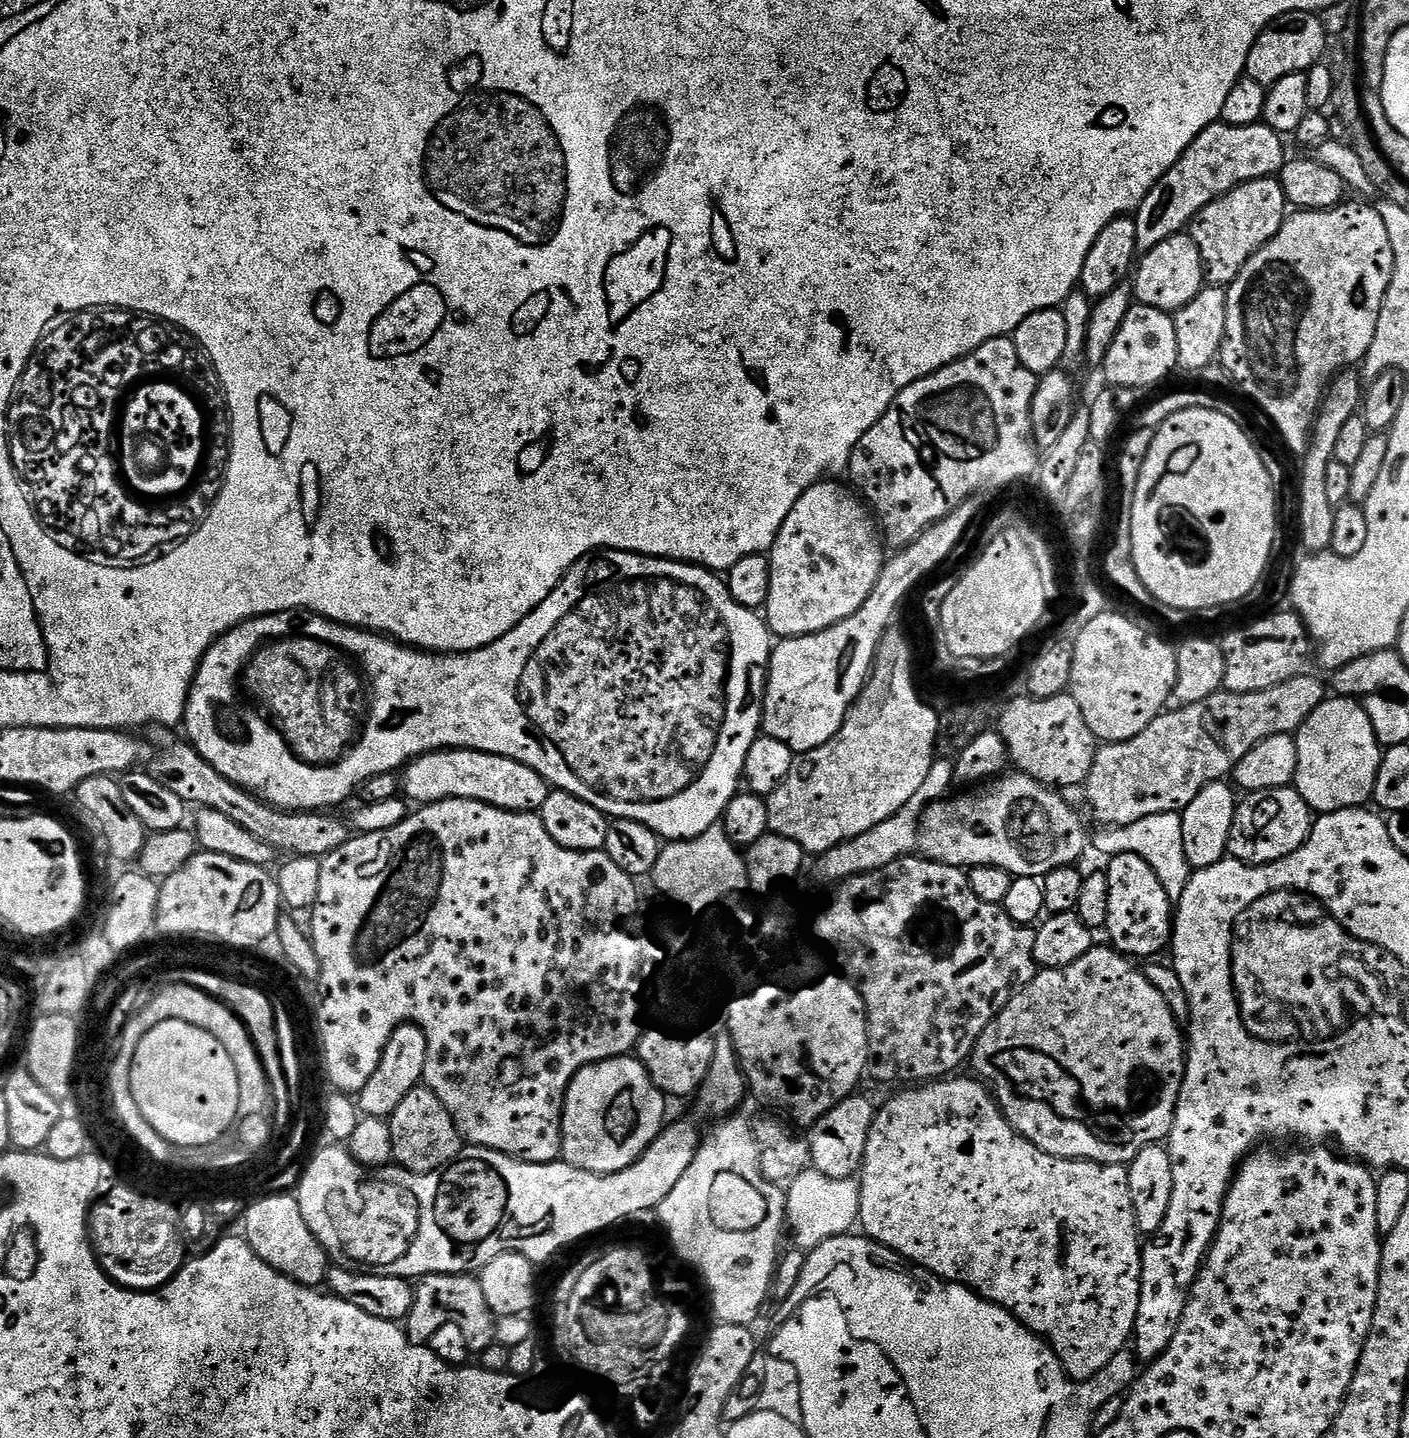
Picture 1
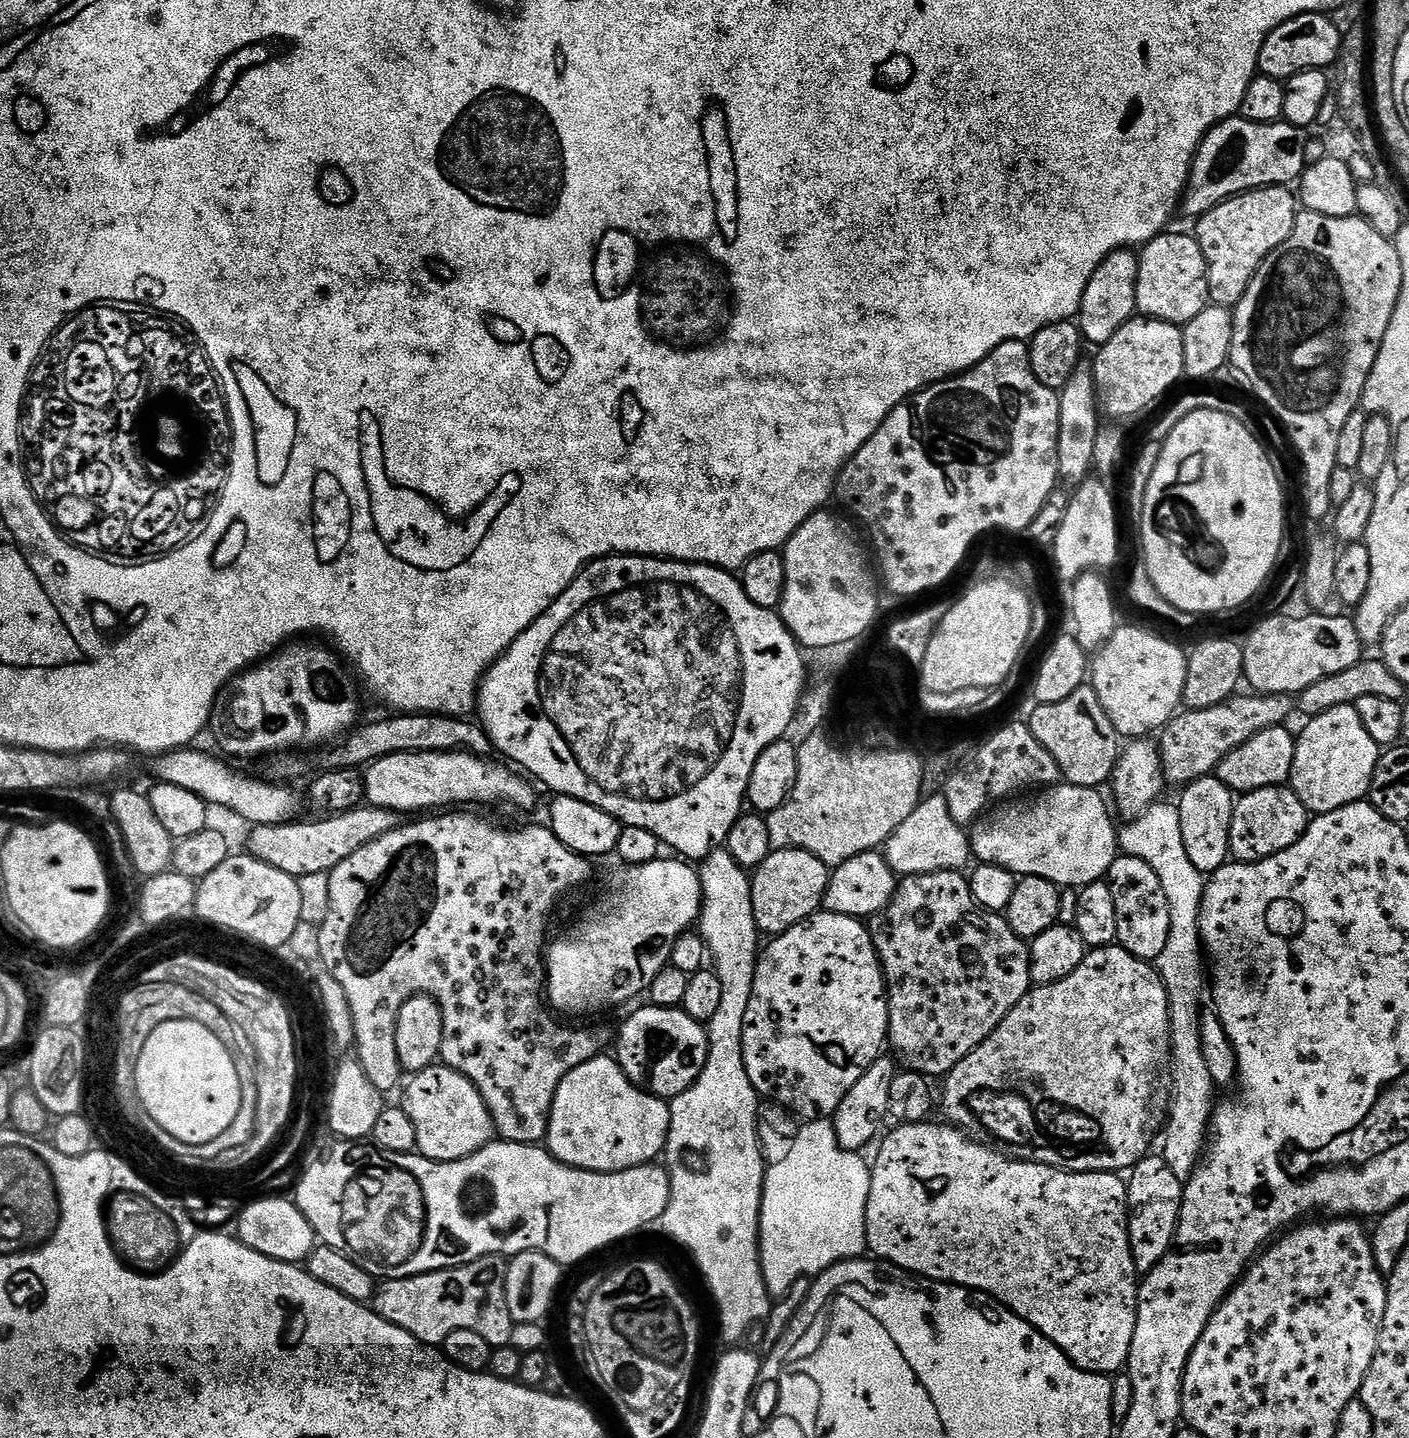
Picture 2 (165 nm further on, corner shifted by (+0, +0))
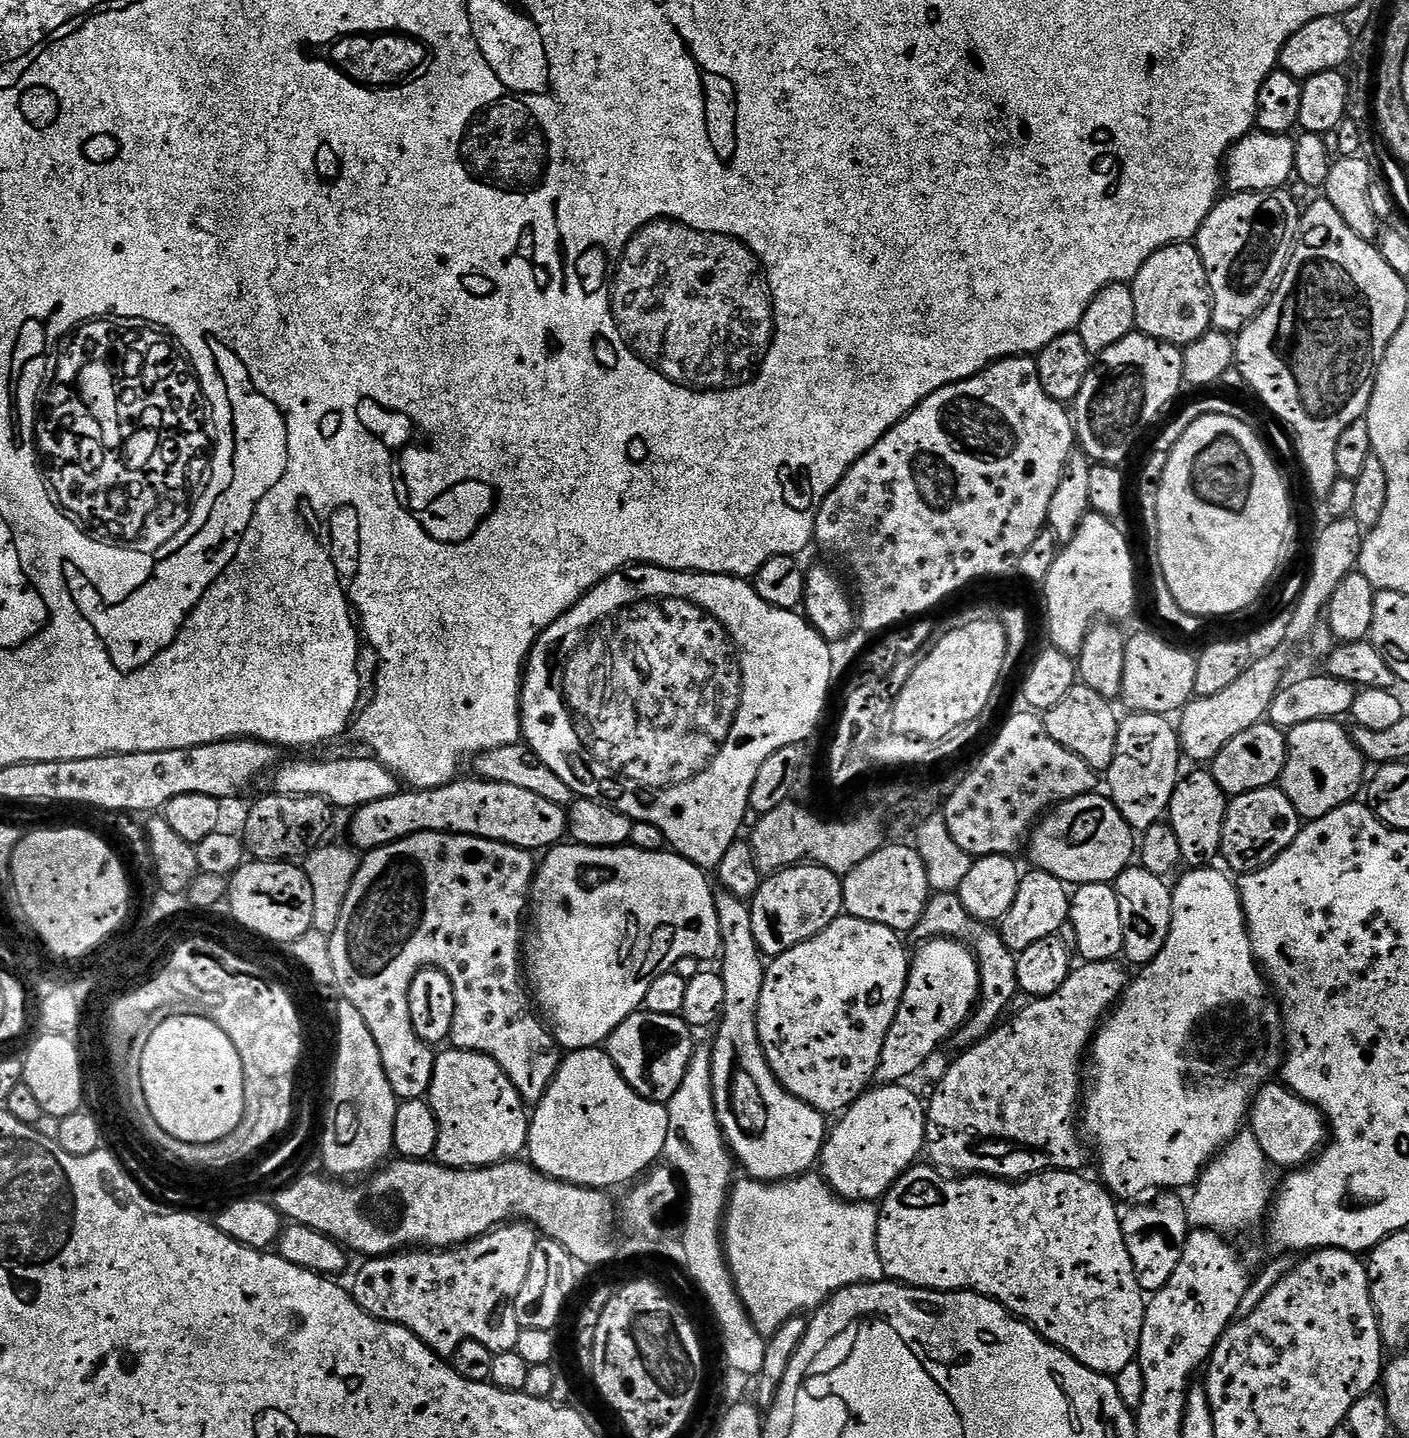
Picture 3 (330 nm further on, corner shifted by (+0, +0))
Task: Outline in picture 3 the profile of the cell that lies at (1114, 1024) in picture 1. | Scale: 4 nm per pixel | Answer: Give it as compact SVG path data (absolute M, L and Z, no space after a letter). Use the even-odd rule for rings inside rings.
M1103 960L1102 962L1084 962L1073 967L1072 972L1062 982L1062 986L1054 994L1041 996L1028 1002L1028 1005L1007 1022L988 1033L983 1040L973 1044L971 1048L963 1049L960 1057L949 1066L936 1088L936 1093L926 1104L926 1156L937 1169L949 1170L953 1168L956 1174L979 1174L982 1176L995 1176L1009 1182L1019 1182L1029 1176L1035 1176L1042 1172L1080 1172L1083 1164L1088 1160L1088 1152L1076 1133L1078 1128L1078 1109L1082 1104L1082 1092L1080 1096L1080 1063L1086 1060L1086 1053L1093 1043L1094 1037L1101 1027L1102 1021L1113 1011L1114 1005L1123 997L1125 989L1130 983L1130 976L1124 973L1125 965L1116 960Z

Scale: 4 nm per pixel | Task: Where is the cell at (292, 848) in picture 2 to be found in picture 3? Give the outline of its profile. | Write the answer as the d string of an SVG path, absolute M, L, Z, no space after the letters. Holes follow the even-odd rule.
M458 778L441 788L401 790L390 798L381 798L379 802L370 802L355 809L351 843L357 849L371 850L414 834L451 832L453 836L473 836L515 848L547 850L556 847L558 843L557 837L548 836L551 824L556 827L560 838L569 835L567 811L557 811L560 813L552 820L548 812L551 812L549 809L553 805L547 798L533 794L531 790L522 790L519 786L506 786L502 782L464 779Z

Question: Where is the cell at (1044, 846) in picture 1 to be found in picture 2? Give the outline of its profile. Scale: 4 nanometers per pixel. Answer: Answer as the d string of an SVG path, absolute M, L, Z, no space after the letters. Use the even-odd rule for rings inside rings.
M1061 782L1037 791L1027 798L1016 798L1011 802L1001 803L985 812L971 825L970 843L973 857L981 864L1002 866L1013 872L1017 878L1046 878L1061 889L1079 890L1088 884L1103 881L1108 875L1108 868L1118 855L1118 828L1117 825L1112 825L1113 813L1110 811L1109 801L1104 801L1100 794L1095 788L1083 788L1077 784Z

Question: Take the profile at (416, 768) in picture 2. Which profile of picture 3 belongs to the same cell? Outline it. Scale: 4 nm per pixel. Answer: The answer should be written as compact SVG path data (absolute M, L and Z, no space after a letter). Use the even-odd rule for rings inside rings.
M363 755L356 756L353 760L281 763L274 772L275 791L282 796L317 796L328 801L336 810L340 808L355 810L370 802L379 802L381 798L390 798L395 792L401 791L402 784L396 773L371 755Z

